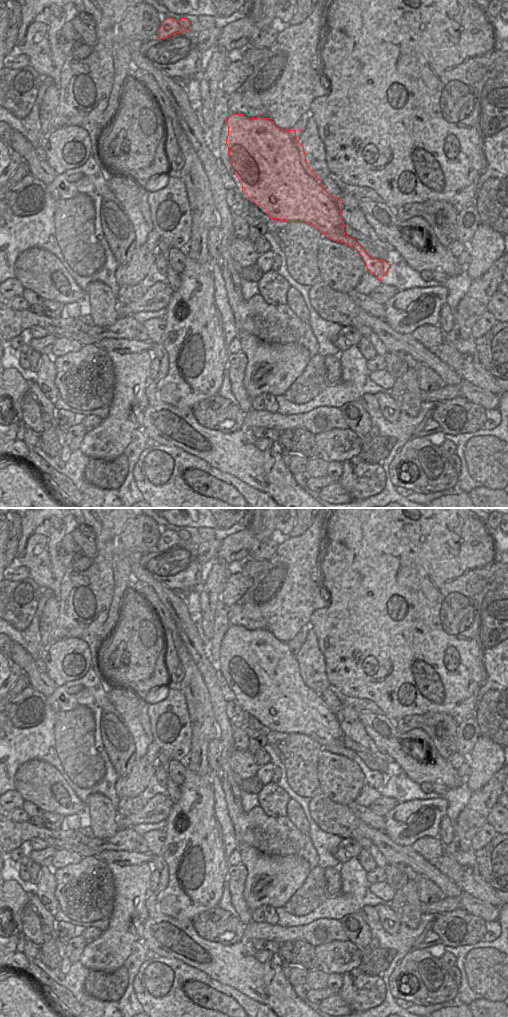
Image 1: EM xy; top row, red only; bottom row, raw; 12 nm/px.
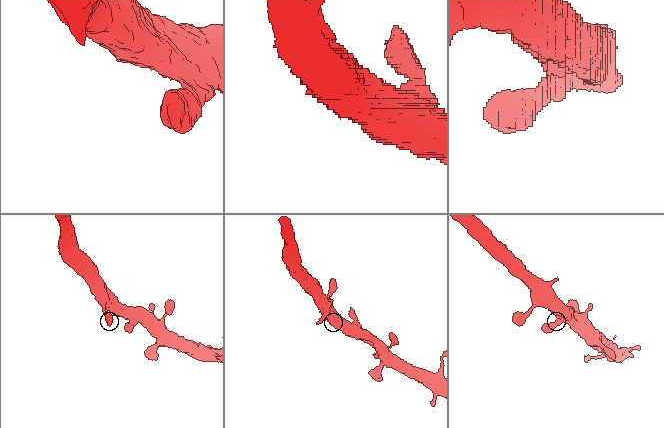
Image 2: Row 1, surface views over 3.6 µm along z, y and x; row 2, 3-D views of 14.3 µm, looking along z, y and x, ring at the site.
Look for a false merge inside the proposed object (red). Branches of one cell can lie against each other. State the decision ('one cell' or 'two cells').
one cell

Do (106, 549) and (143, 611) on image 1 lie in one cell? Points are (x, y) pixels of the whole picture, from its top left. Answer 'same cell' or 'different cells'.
different cells

